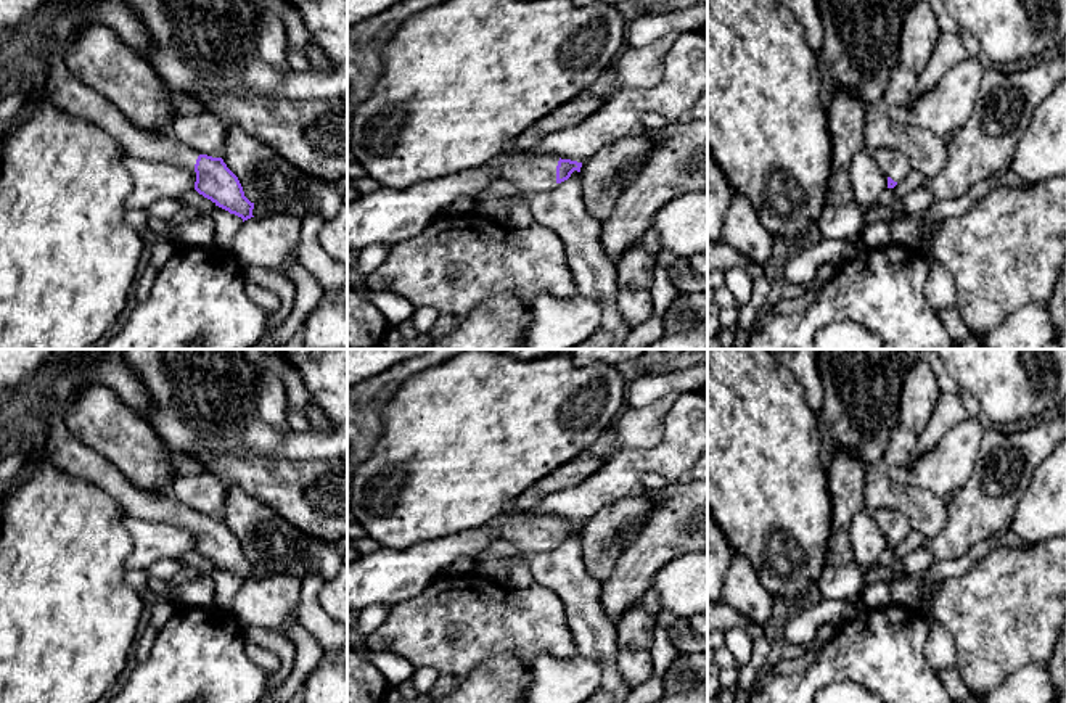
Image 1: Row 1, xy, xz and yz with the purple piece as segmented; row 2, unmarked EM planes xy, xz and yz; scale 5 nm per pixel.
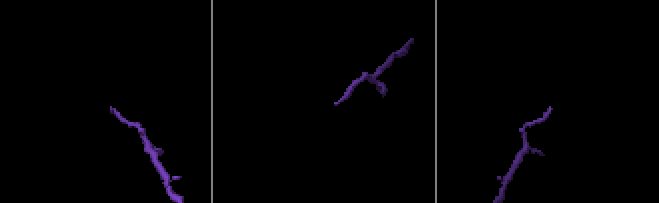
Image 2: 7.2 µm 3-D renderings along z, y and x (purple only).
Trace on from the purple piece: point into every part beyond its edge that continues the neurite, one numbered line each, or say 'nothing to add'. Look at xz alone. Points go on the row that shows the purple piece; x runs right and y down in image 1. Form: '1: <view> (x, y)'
1: xz (524, 172)

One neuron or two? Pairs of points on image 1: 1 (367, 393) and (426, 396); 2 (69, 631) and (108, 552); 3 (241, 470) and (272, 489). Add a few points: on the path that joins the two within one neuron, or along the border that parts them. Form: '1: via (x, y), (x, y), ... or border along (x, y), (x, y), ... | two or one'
1: border along (423, 370), (412, 375), (378, 407), (380, 430) | two
2: via (69, 612), (69, 597), (89, 578), (89, 571) | one
3: via (250, 473), (264, 481) | one

